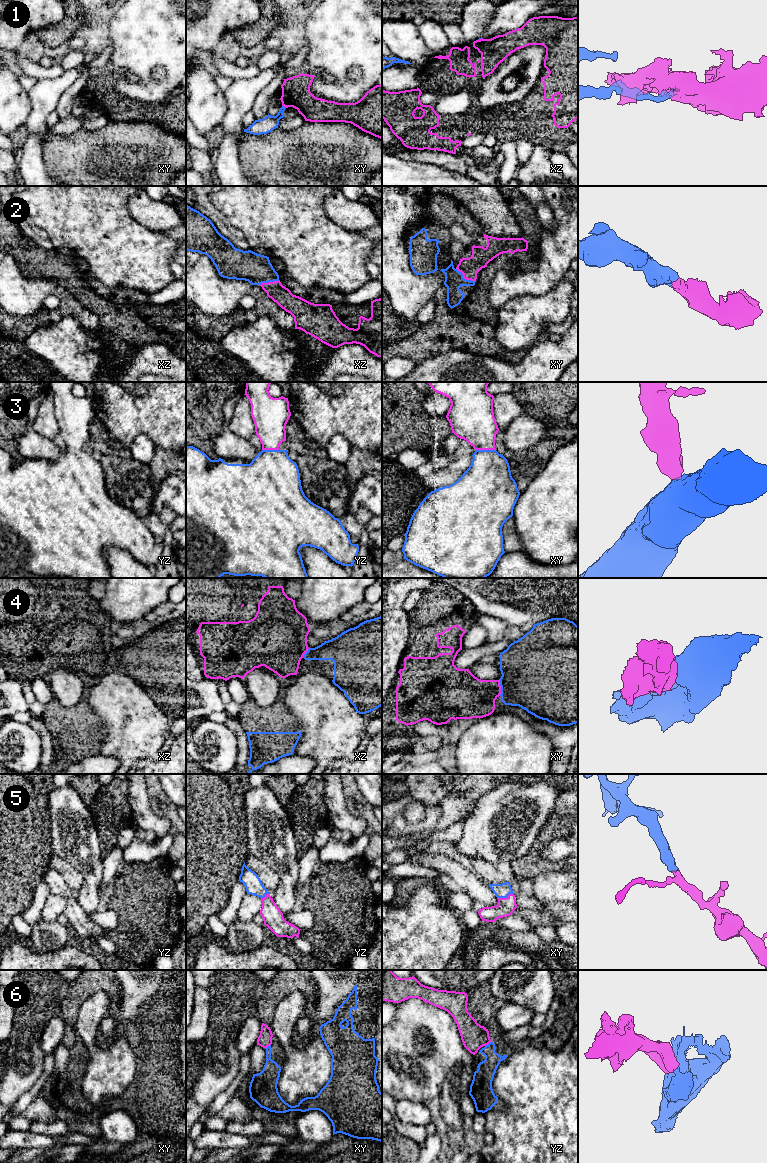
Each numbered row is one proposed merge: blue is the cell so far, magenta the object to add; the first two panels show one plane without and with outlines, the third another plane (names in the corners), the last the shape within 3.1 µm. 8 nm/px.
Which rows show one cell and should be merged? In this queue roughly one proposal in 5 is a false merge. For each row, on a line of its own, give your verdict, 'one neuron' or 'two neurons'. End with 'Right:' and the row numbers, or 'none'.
1: two neurons
2: one neuron
3: one neuron
4: one neuron
5: one neuron
6: two neurons
Right: 2, 3, 4, 5

